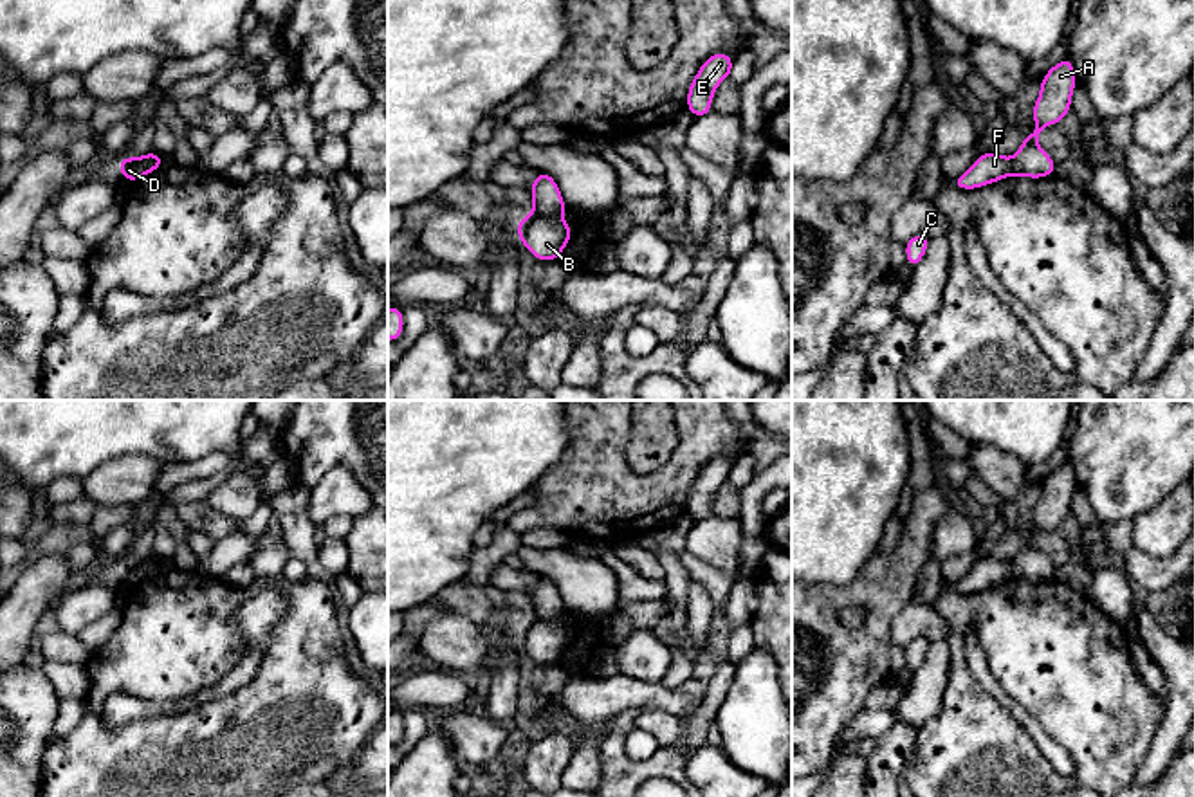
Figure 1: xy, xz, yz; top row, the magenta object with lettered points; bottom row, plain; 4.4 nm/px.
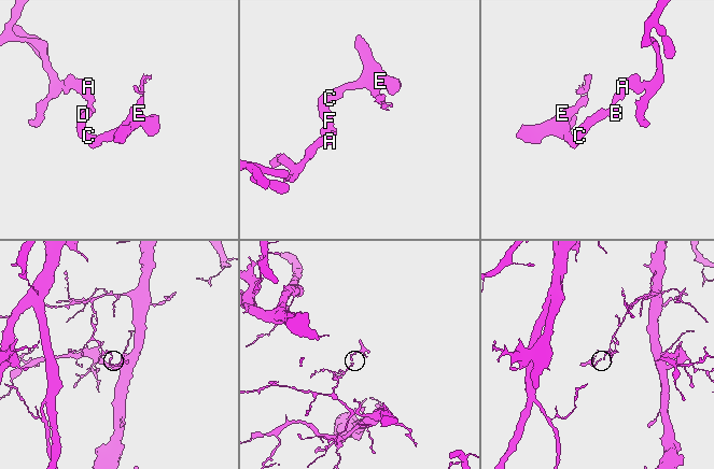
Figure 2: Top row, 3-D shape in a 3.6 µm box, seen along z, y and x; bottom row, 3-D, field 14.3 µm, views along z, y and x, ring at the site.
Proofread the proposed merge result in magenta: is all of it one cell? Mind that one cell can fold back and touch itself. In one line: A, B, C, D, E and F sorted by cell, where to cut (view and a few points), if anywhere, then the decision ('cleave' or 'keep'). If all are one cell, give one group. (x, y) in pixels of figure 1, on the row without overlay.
groups A B D / C E F; cut xz (532, 615), (560, 621); cleave

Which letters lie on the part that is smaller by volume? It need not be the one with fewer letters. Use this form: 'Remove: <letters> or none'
Remove: C, E, F

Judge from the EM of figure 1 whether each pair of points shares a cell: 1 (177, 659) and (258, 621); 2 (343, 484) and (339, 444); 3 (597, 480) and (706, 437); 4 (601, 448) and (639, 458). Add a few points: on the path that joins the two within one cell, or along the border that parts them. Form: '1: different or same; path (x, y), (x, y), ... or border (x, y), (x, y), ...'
1: different; border (258, 592), (235, 613), (246, 651), (228, 671)
2: different; border (311, 485), (327, 471), (343, 466), (368, 494)
3: same; path (624, 484), (659, 484), (679, 464)
4: different; border (628, 419), (626, 462), (639, 473), (661, 467)

